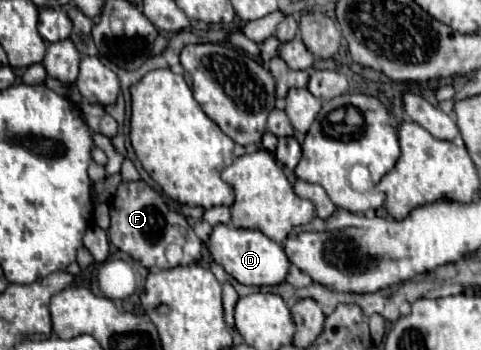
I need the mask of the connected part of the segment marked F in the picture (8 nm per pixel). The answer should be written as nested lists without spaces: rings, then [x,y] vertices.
[[[144,181],[120,183],[110,209],[108,239],[114,247],[128,253],[132,259],[148,269],[168,269],[166,247],[172,243],[182,249],[180,265],[190,265],[202,259],[202,241],[196,237],[194,229],[190,229],[186,217],[168,209],[162,195]]]

